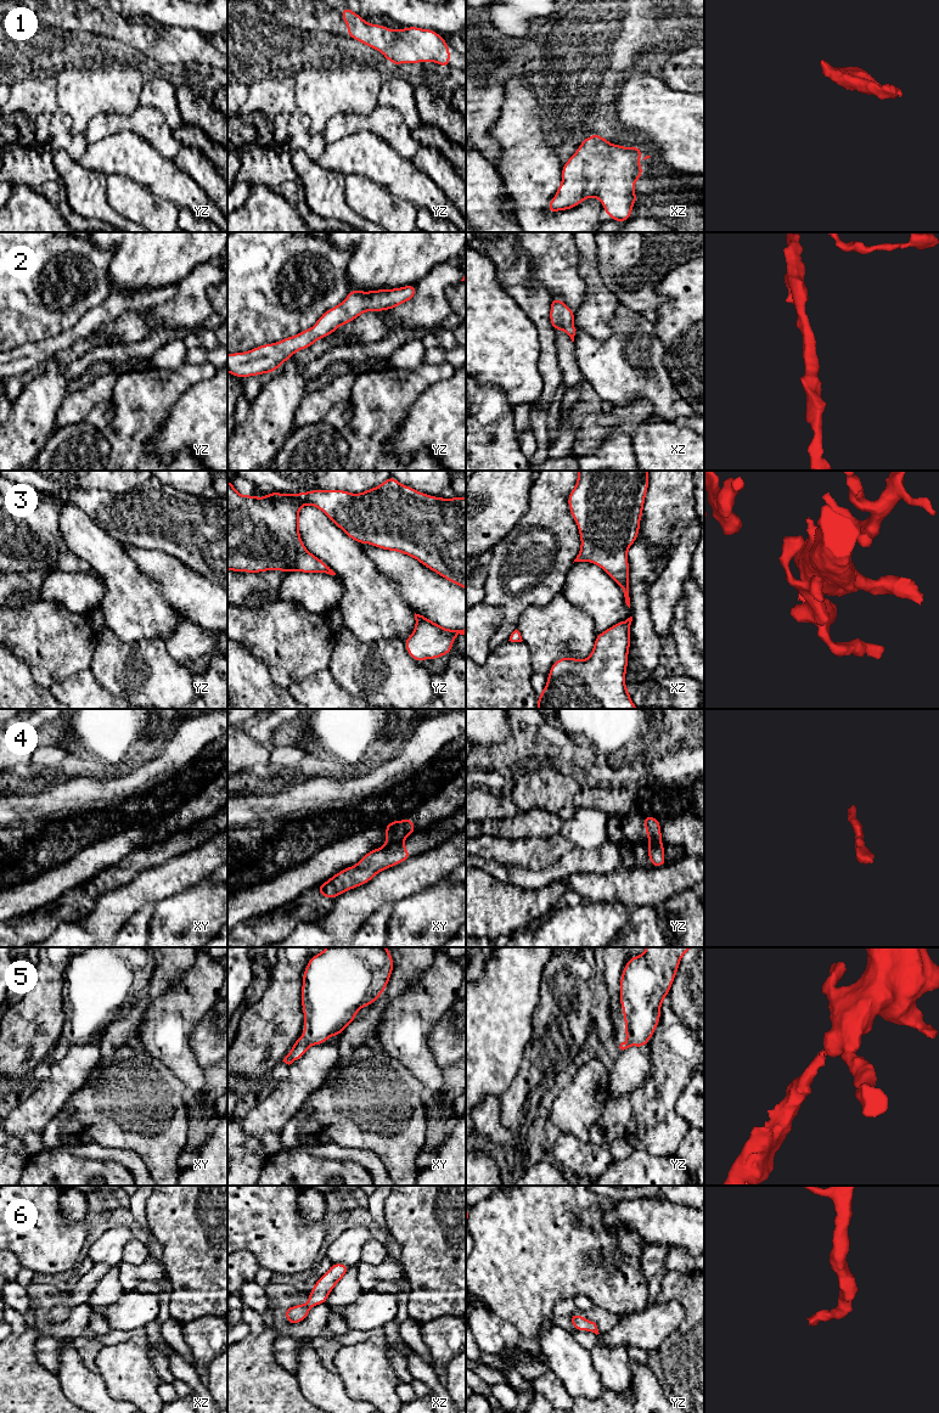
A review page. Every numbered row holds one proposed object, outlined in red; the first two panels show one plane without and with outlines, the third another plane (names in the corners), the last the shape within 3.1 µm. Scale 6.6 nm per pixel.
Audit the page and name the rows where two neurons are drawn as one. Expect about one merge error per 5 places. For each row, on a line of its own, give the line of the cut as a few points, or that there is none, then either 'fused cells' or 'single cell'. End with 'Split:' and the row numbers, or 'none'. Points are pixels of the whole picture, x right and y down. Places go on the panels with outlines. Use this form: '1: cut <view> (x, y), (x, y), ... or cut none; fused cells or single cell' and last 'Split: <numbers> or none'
1: cut none; single cell
2: cut none; single cell
3: cut none; single cell
4: cut none; single cell
5: cut none; single cell
6: cut none; single cell
Split: none

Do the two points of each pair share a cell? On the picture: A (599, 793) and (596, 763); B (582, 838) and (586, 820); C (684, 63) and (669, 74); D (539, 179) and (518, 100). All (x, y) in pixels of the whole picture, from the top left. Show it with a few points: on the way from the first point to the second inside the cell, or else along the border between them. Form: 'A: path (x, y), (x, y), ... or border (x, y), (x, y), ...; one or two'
A: border (596, 783), (603, 787), (628, 786); two
B: path (584, 833), (586, 825); one
C: path (680, 67), (673, 71); one
D: path (527, 159), (519, 135), (519, 119); one

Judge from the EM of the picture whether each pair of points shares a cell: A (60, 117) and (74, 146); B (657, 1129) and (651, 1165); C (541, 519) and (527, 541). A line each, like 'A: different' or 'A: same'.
A: same
B: different
C: same

